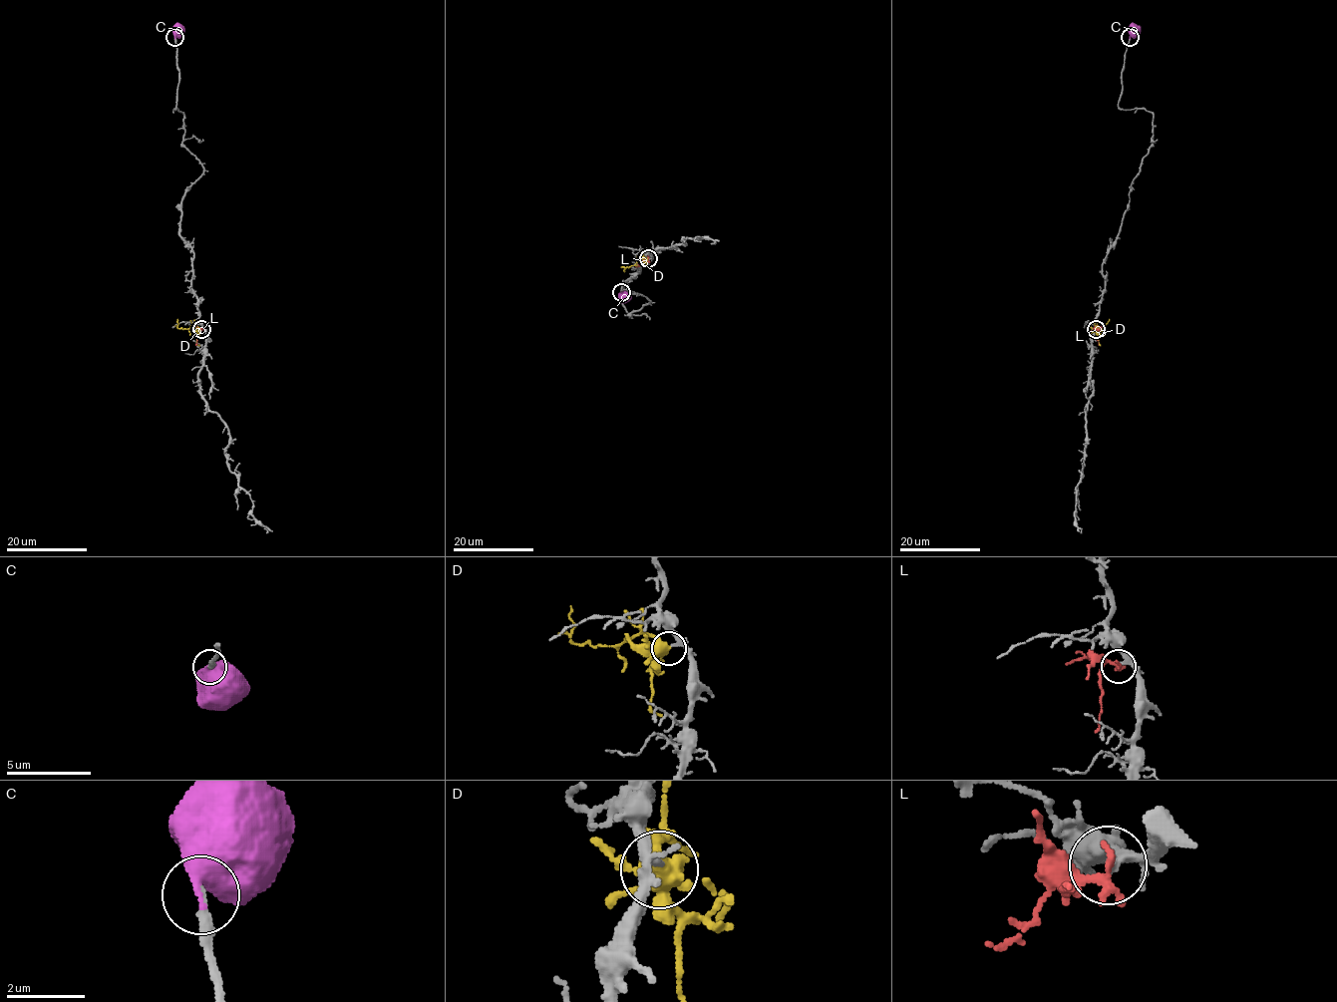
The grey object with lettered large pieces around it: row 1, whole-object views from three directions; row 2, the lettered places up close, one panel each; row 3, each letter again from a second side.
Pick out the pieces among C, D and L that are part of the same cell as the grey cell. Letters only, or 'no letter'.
C, L

